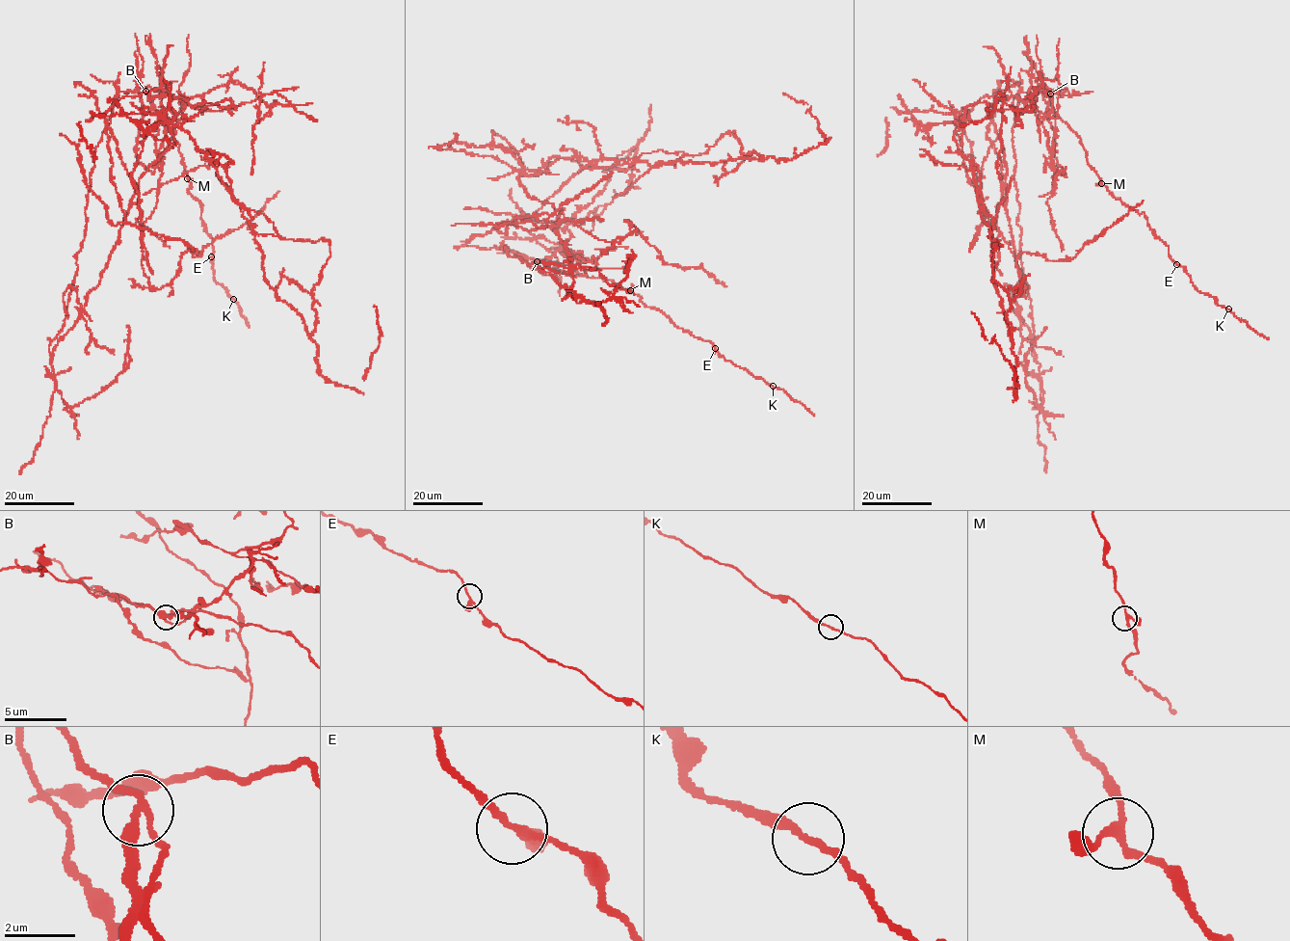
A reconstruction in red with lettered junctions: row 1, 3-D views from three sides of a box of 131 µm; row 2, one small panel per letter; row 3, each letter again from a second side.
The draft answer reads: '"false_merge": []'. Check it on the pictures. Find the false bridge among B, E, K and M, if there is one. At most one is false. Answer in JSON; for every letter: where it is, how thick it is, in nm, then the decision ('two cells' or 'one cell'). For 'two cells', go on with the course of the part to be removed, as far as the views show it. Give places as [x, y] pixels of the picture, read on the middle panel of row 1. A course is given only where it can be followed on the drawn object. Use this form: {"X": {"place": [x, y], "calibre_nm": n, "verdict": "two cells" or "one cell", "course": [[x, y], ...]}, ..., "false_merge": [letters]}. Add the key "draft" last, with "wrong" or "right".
{"B": {"place": [537, 261], "calibre_nm": 200, "verdict": "two cells", "course": [[537, 261], [571, 233], [534, 220], [585, 167], [568, 157], [516, 177], [559, 225], [451, 226]]}, "E": {"place": [715, 348], "calibre_nm": 200, "verdict": "one cell"}, "K": {"place": [773, 386], "calibre_nm": 160, "verdict": "one cell"}, "M": {"place": [630, 290], "calibre_nm": 190, "verdict": "one cell"}, "false_merge": ["B"], "draft": "wrong"}

